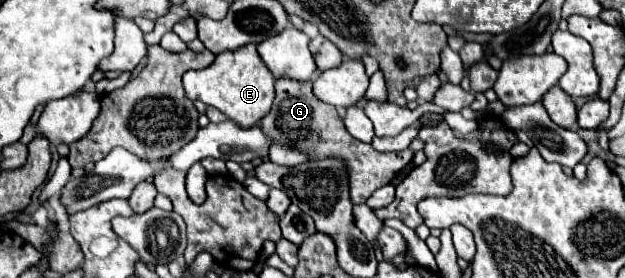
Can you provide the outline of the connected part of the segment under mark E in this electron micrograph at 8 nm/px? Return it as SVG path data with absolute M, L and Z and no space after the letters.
M255 44L241 46L233 52L221 52L215 62L203 70L189 70L183 76L183 86L191 100L201 100L203 104L221 110L241 128L257 124L271 110L275 98L275 78L257 54Z

